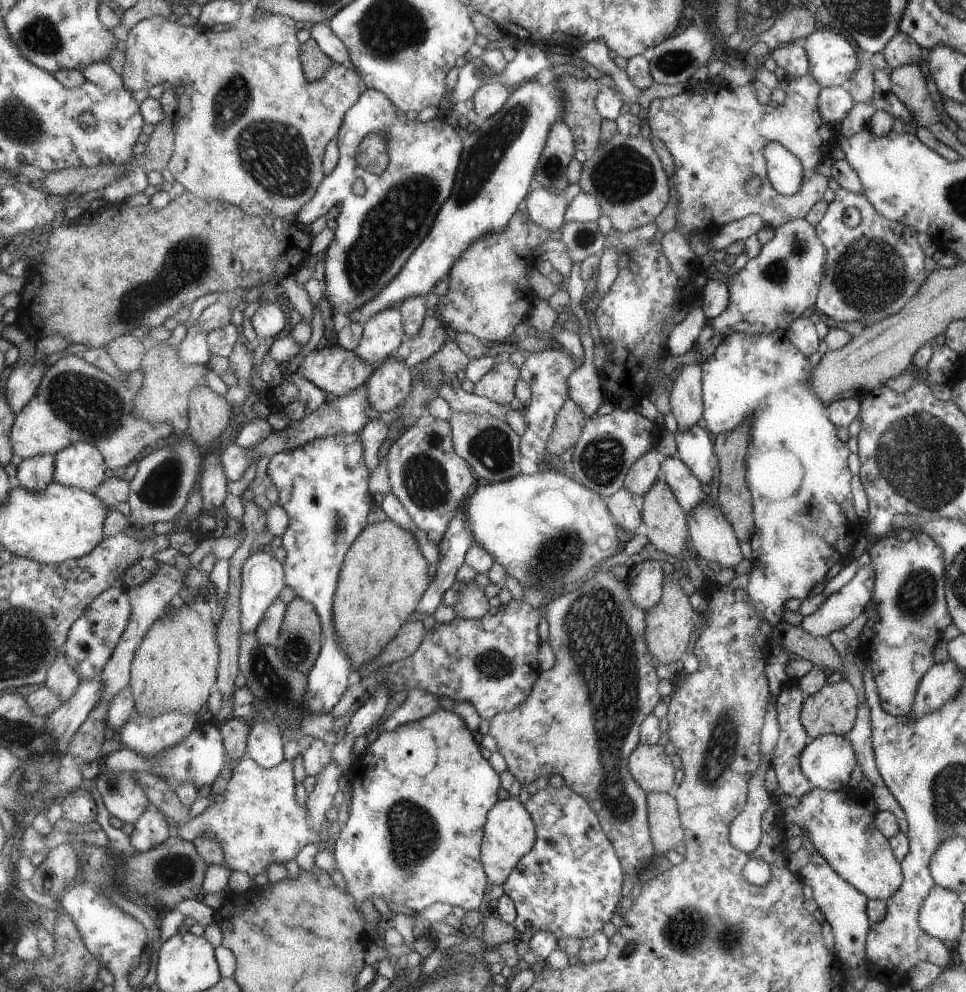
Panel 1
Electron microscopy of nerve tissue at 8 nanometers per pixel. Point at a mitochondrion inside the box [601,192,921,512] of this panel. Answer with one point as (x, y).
(868, 278)

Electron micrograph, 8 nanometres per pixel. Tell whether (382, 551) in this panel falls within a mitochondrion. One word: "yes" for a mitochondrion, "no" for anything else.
no

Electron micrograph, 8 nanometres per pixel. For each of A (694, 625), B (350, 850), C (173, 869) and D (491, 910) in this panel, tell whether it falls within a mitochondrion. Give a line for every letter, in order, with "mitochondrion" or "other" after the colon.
A: other
B: other
C: mitochondrion
D: other

